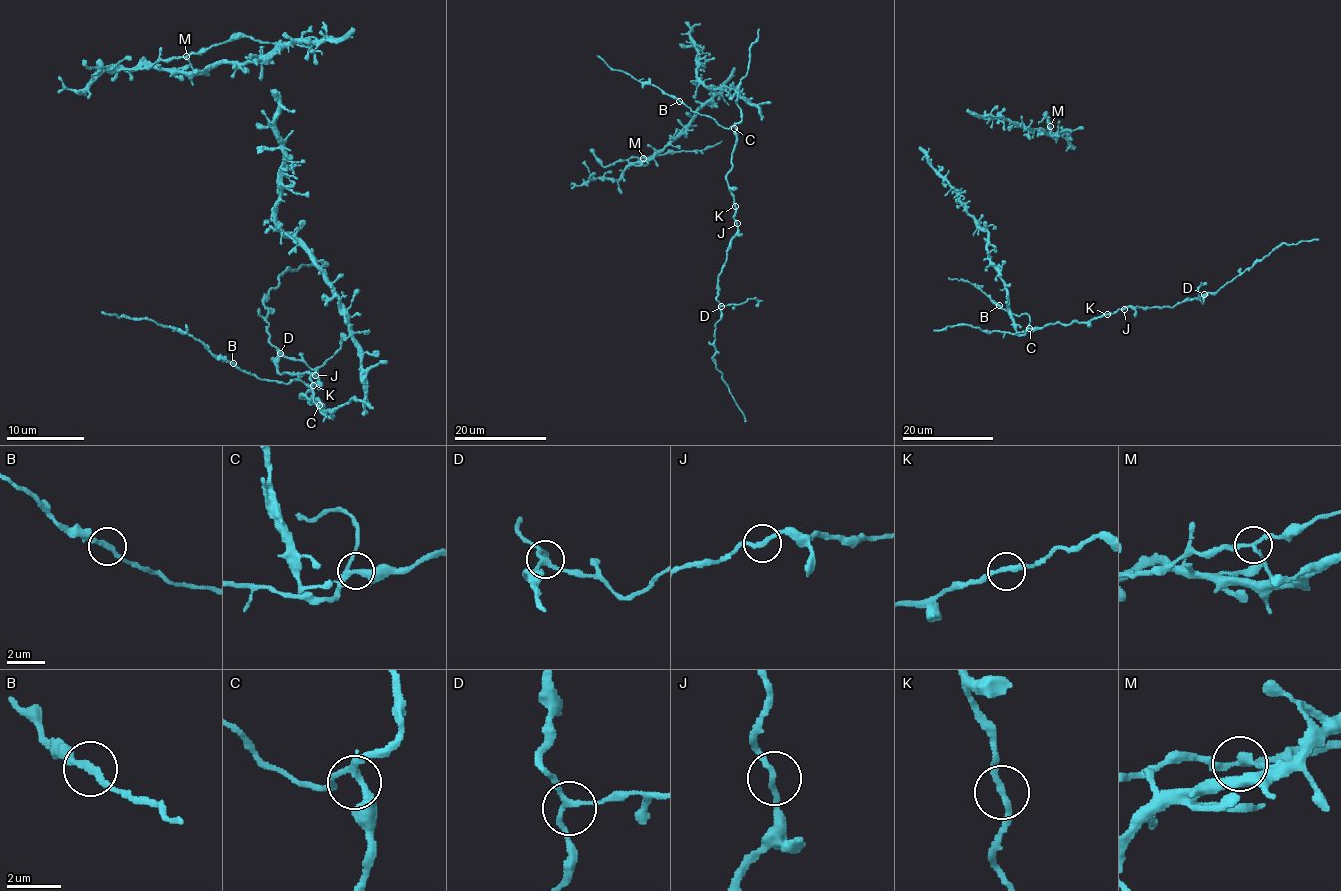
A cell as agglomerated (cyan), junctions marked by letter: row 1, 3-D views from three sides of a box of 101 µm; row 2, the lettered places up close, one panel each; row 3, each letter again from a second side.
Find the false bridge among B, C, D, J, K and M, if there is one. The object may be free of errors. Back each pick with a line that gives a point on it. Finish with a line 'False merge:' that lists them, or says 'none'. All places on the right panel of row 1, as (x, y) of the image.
M: Place: (1050, 126)
False merge: M

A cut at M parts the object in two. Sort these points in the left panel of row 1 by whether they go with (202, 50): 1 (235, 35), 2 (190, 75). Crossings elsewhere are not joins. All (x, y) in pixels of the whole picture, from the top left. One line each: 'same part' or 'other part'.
1: same part
2: other part

